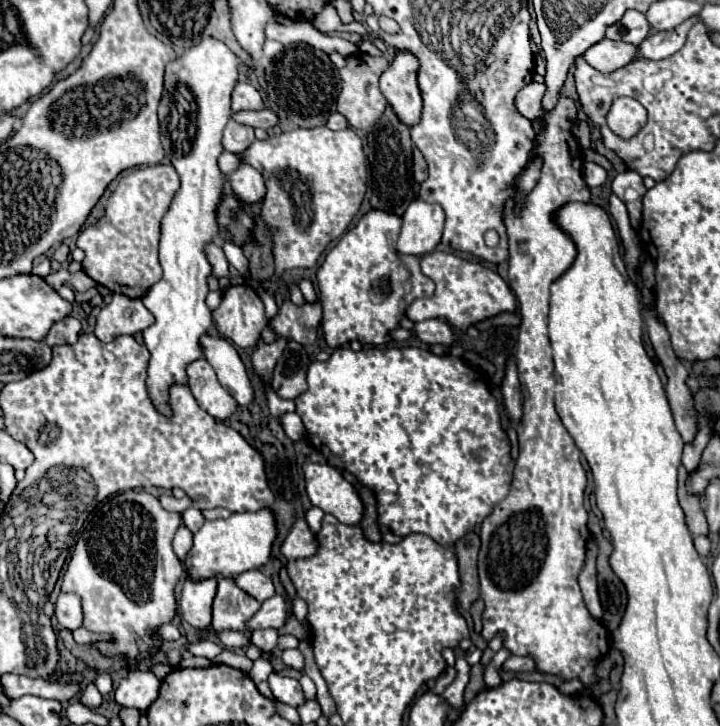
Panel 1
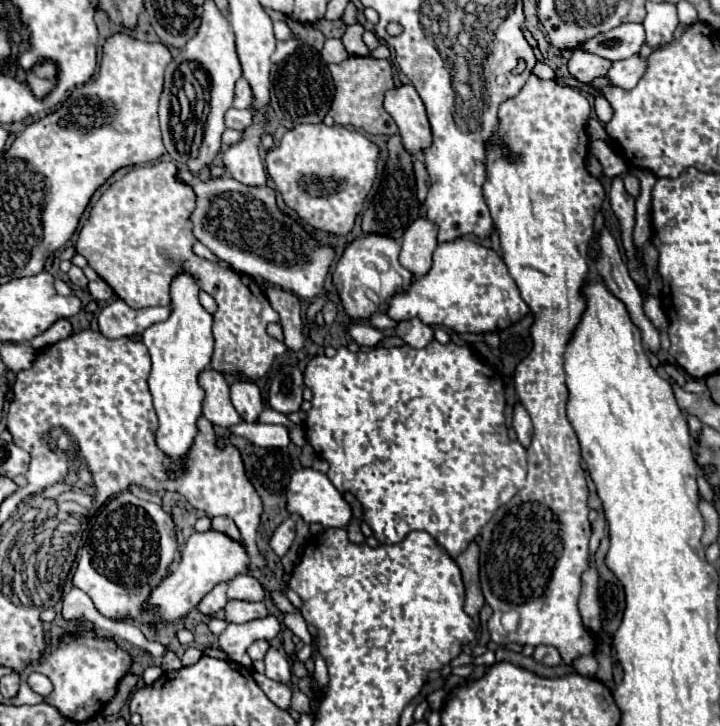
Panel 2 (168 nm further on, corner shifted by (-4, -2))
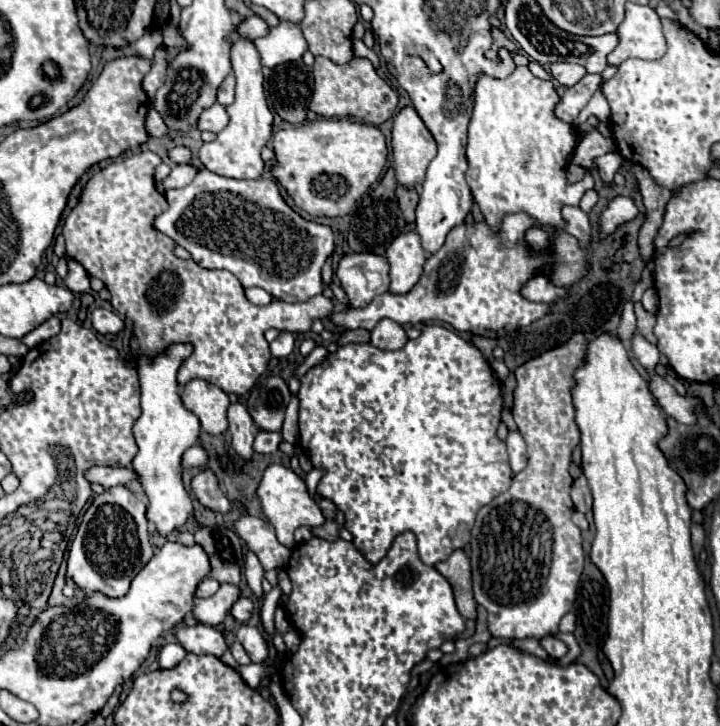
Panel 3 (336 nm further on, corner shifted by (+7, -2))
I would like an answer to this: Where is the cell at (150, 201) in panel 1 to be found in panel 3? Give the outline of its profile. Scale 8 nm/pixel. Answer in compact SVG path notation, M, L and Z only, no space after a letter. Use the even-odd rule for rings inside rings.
M141 150L139 154L113 160L109 166L99 170L85 186L77 206L65 220L63 236L67 242L67 256L77 260L89 276L95 276L105 282L105 288L111 292L111 306L115 312L127 316L135 324L135 338L131 348L135 354L157 354L165 350L171 342L191 342L193 354L181 364L177 380L183 386L193 378L207 380L227 394L245 394L253 388L257 378L265 372L272 358L269 344L263 338L263 332L270 328L289 330L291 333L306 334L311 330L315 318L325 318L331 314L333 304L323 294L317 294L301 304L289 304L283 300L271 300L267 306L255 306L245 298L241 282L227 270L209 270L201 268L193 260L181 260L173 254L175 242L153 228L153 222L163 214L169 204L165 196L155 186L155 168L163 160L151 152Z

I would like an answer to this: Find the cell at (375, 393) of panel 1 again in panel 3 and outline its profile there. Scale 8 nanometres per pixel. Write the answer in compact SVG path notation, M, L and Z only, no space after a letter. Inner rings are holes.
M425 326L421 330L421 336L417 340L409 340L401 350L379 350L373 344L347 344L341 346L337 352L327 354L325 360L317 366L313 366L303 378L299 388L299 440L309 456L313 468L321 470L321 480L317 484L317 494L323 498L329 498L337 504L337 508L345 514L345 528L353 534L353 544L357 550L369 558L369 562L377 562L385 556L385 552L391 548L391 542L397 534L411 530L417 536L417 548L419 556L425 564L433 566L445 558L457 548L463 548L471 538L471 528L475 524L475 516L481 506L489 504L493 498L509 490L513 480L513 470L509 466L509 456L505 442L497 438L497 426L501 422L501 384L497 376L493 374L491 366L483 358L483 354L463 338L459 338L453 330L447 330L443 326ZM363 408L371 408L377 416L373 422L367 422L361 412Z

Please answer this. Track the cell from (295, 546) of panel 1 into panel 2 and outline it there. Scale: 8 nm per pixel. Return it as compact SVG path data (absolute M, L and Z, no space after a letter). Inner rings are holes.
M286 518L270 536L270 548L276 552L276 556L284 556L294 540L294 518Z

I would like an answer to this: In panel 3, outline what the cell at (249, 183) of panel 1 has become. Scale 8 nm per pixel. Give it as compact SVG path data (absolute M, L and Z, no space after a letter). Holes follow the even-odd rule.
M237 26L233 30L233 44L231 44L231 64L233 74L237 78L235 88L235 102L227 106L229 124L225 130L217 134L217 140L211 144L203 144L199 150L199 160L203 166L219 176L227 178L259 178L263 174L263 160L261 160L261 148L271 138L271 126L273 126L273 114L267 108L265 92L263 92L263 71L259 50L255 48L253 40L247 40L239 34Z

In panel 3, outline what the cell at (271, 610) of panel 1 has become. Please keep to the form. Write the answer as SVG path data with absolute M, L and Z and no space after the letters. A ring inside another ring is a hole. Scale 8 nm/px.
M197 624L197 626L183 626L177 632L177 638L181 642L181 646L187 652L193 654L213 654L217 658L221 658L227 652L227 640L225 634L209 624Z

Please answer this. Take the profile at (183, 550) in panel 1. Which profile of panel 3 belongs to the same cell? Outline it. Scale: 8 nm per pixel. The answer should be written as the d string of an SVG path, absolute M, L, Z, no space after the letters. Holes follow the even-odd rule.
M205 578L205 580L197 586L195 596L197 596L197 598L209 598L209 596L213 596L217 590L219 590L219 582L213 580L213 578Z

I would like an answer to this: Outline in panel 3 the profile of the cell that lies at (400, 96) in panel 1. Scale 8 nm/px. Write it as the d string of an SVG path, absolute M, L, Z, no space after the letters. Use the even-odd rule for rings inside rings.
M413 106L401 108L393 118L393 170L399 184L419 186L429 162L435 158L435 140Z

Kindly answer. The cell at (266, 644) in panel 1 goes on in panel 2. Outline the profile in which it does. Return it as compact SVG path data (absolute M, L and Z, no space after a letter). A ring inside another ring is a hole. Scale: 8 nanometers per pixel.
M256 640L256 642L248 648L248 654L250 654L252 660L262 660L268 648L270 648L270 642L266 642L266 640Z

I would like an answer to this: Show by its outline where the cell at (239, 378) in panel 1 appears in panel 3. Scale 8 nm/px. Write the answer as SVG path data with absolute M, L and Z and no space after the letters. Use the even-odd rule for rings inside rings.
M231 402L229 406L229 434L233 436L233 448L237 450L239 456L243 458L251 458L253 454L253 438L255 438L255 424L251 414L247 412L247 408L241 402Z

